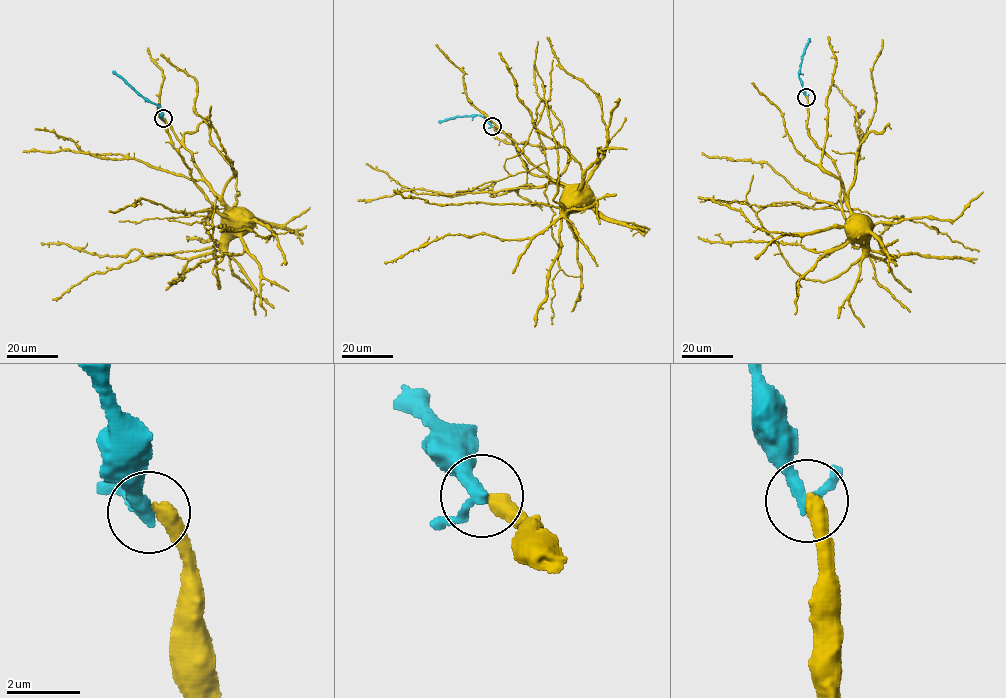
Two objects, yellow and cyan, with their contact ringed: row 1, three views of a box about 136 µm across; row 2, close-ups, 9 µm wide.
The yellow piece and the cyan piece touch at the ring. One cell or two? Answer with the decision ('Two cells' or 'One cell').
One cell

